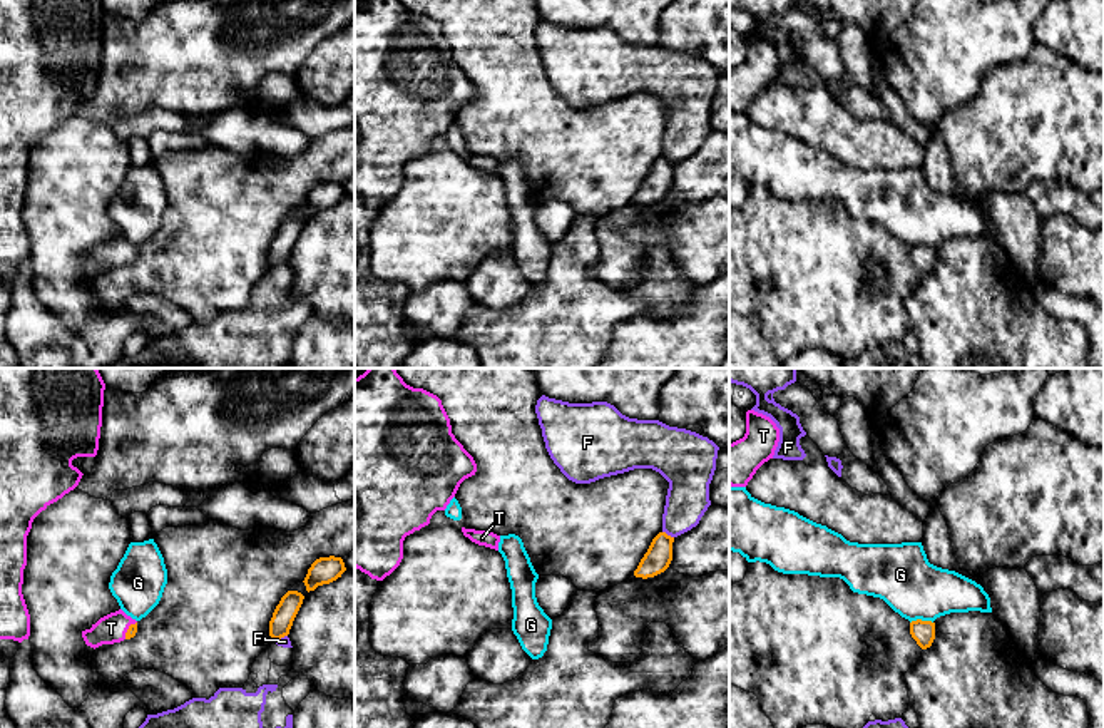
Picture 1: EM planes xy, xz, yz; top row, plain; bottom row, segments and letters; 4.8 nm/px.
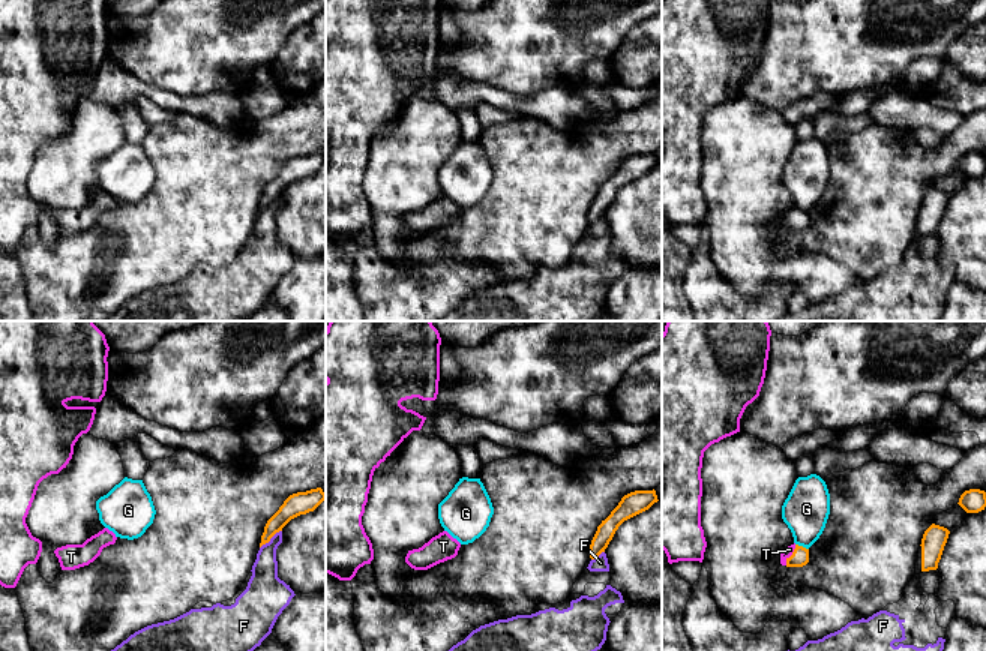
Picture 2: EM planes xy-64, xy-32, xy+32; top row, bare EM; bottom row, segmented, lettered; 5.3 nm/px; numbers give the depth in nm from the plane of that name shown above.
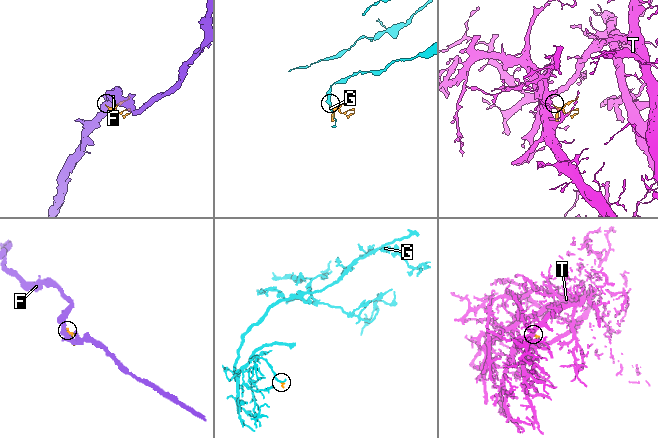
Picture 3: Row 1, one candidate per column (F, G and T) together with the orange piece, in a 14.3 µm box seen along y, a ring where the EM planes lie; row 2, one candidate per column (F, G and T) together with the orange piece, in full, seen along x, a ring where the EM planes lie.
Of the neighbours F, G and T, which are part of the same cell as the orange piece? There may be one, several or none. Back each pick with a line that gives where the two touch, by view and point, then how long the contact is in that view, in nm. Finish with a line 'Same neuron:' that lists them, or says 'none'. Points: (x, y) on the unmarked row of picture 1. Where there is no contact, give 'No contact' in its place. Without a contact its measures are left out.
T: Touches orange at xy (127, 255). Shared border 110 nm
Same neuron: T

